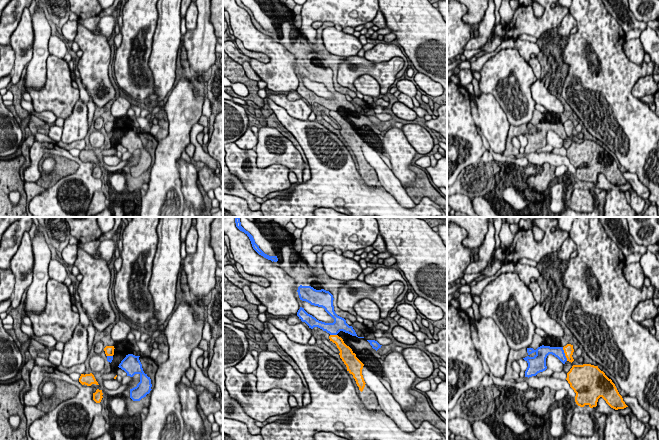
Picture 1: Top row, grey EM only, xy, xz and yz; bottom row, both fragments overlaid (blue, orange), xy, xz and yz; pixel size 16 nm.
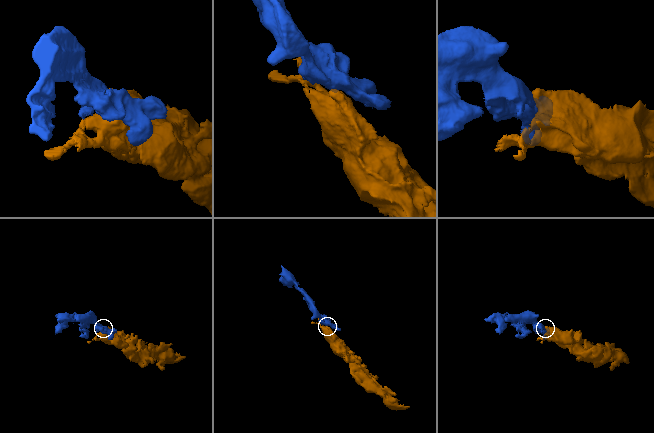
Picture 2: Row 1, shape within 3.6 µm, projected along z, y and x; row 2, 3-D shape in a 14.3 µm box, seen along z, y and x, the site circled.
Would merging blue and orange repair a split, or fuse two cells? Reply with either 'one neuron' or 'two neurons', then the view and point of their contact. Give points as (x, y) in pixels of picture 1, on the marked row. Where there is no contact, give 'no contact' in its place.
one neuron | yz (564, 354)

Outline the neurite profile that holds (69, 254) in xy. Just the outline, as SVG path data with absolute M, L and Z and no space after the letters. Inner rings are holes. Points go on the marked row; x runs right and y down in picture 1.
M68 244L61 253L65 265L74 265L78 255L77 245Z

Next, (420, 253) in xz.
M374 217L387 252L396 259L406 281L419 297L439 307L447 317L447 247L438 232L418 217Z

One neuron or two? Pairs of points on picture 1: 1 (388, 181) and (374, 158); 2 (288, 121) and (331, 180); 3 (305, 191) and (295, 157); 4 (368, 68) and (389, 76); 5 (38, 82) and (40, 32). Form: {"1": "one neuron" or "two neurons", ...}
{"1": "one neuron", "2": "one neuron", "3": "two neurons", "4": "one neuron", "5": "one neuron"}

